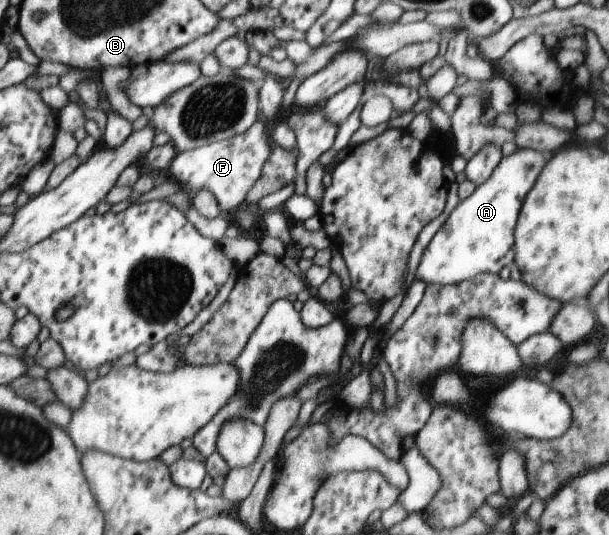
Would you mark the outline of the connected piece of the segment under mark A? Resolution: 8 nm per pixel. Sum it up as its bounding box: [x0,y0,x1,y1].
[414,148,544,285]

